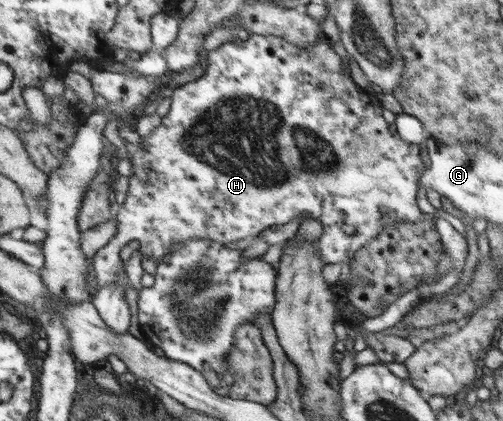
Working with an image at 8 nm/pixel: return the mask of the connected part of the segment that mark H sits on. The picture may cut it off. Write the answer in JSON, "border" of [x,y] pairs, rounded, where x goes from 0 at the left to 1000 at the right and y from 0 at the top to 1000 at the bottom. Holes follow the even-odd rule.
{"border":[[[477,81],[471,93],[451,97],[431,116],[416,121],[412,138],[416,159],[408,176],[388,192],[358,204],[342,233],[342,254],[322,295],[294,325],[282,325],[288,354],[280,356],[254,337],[262,413],[254,418],[256,449],[250,461],[250,480],[235,492],[235,558],[215,584],[199,594],[181,627],[195,682],[260,677],[260,670],[252,667],[252,656],[239,656],[243,632],[237,610],[247,587],[264,570],[278,572],[282,580],[282,603],[300,608],[318,622],[328,608],[342,603],[342,596],[358,577],[396,568],[421,568],[445,577],[445,582],[477,570],[499,572],[501,565],[513,563],[525,546],[533,546],[545,534],[573,532],[596,513],[612,511],[614,520],[640,530],[638,565],[624,575],[632,580],[638,613],[646,615],[648,629],[680,629],[680,625],[692,629],[700,610],[708,608],[708,601],[744,570],[751,556],[757,556],[767,534],[823,530],[843,513],[827,480],[827,454],[839,411],[849,401],[835,368],[835,349],[799,333],[791,316],[775,314],[771,290],[759,280],[759,257],[736,247],[732,223],[724,223],[724,238],[720,238],[716,209],[704,200],[696,173],[684,171],[680,138],[652,105],[640,105],[640,95],[632,95],[624,107],[600,112],[553,83]],[[759,496],[771,501],[771,513],[757,506]]]}

